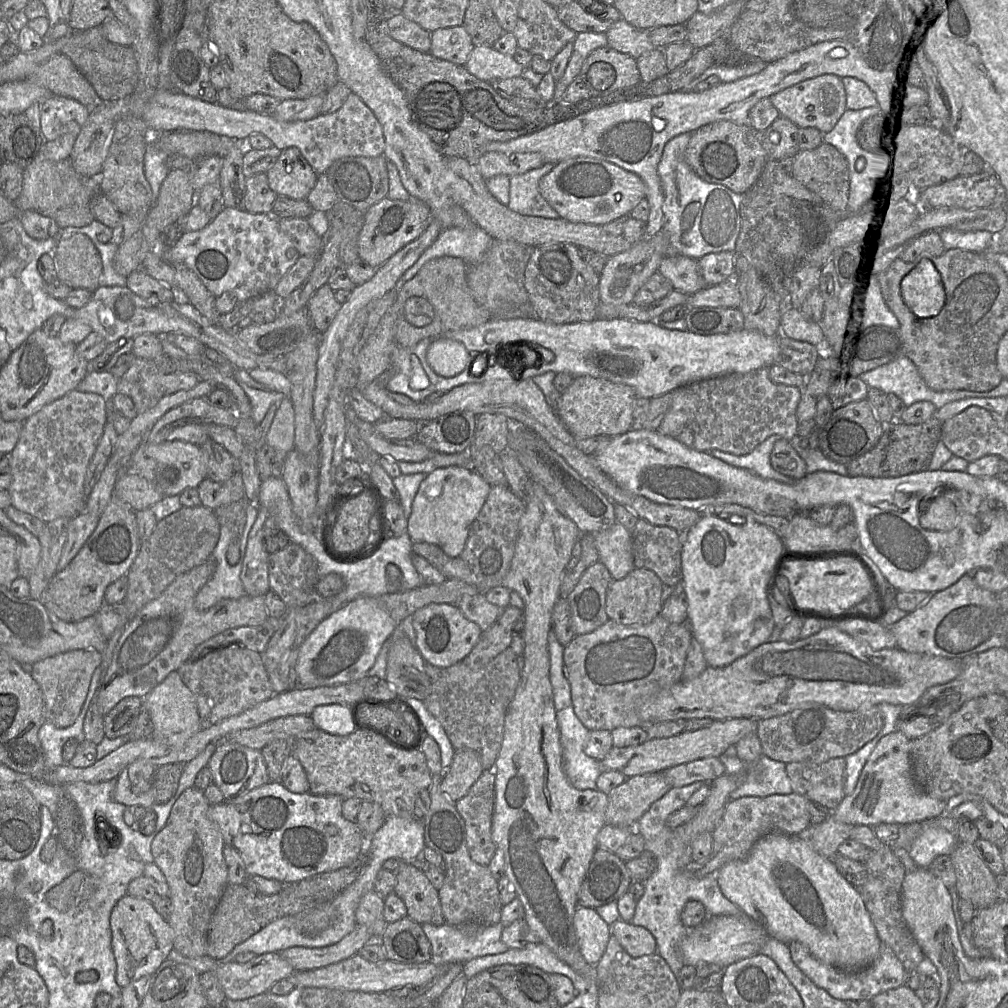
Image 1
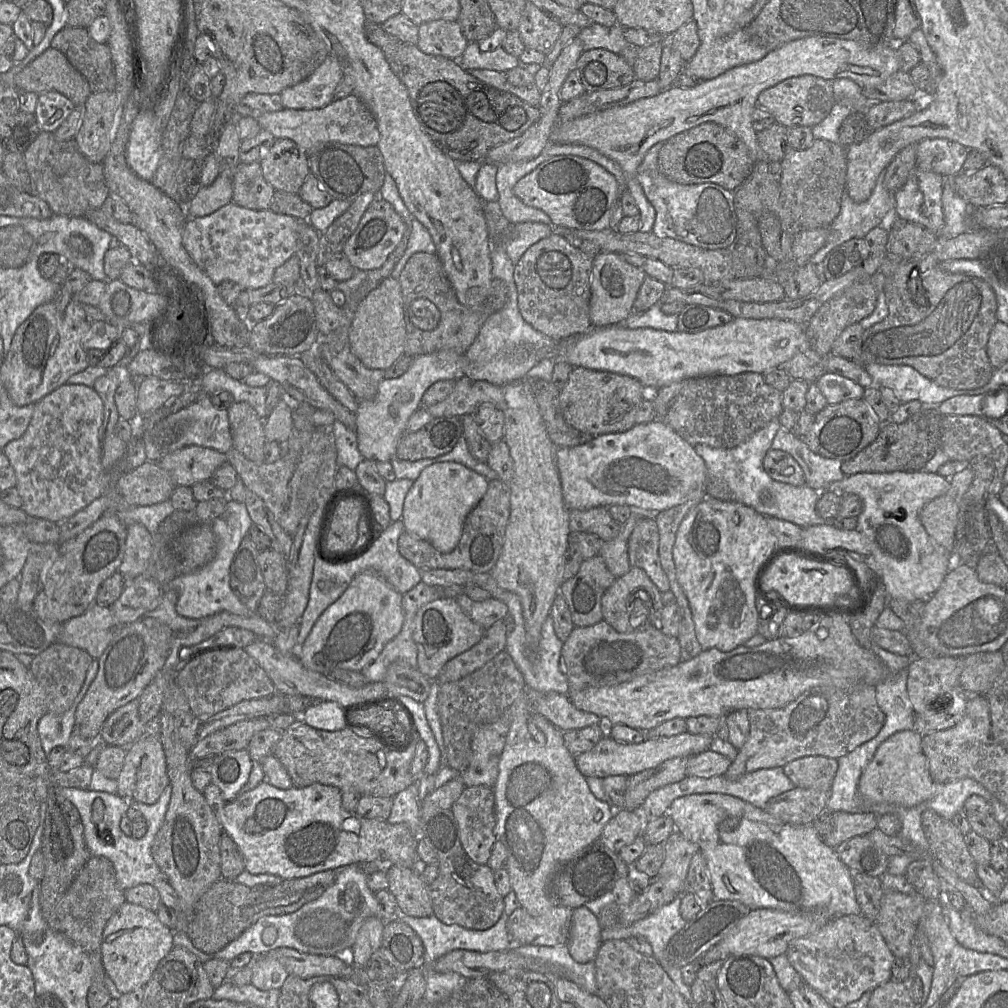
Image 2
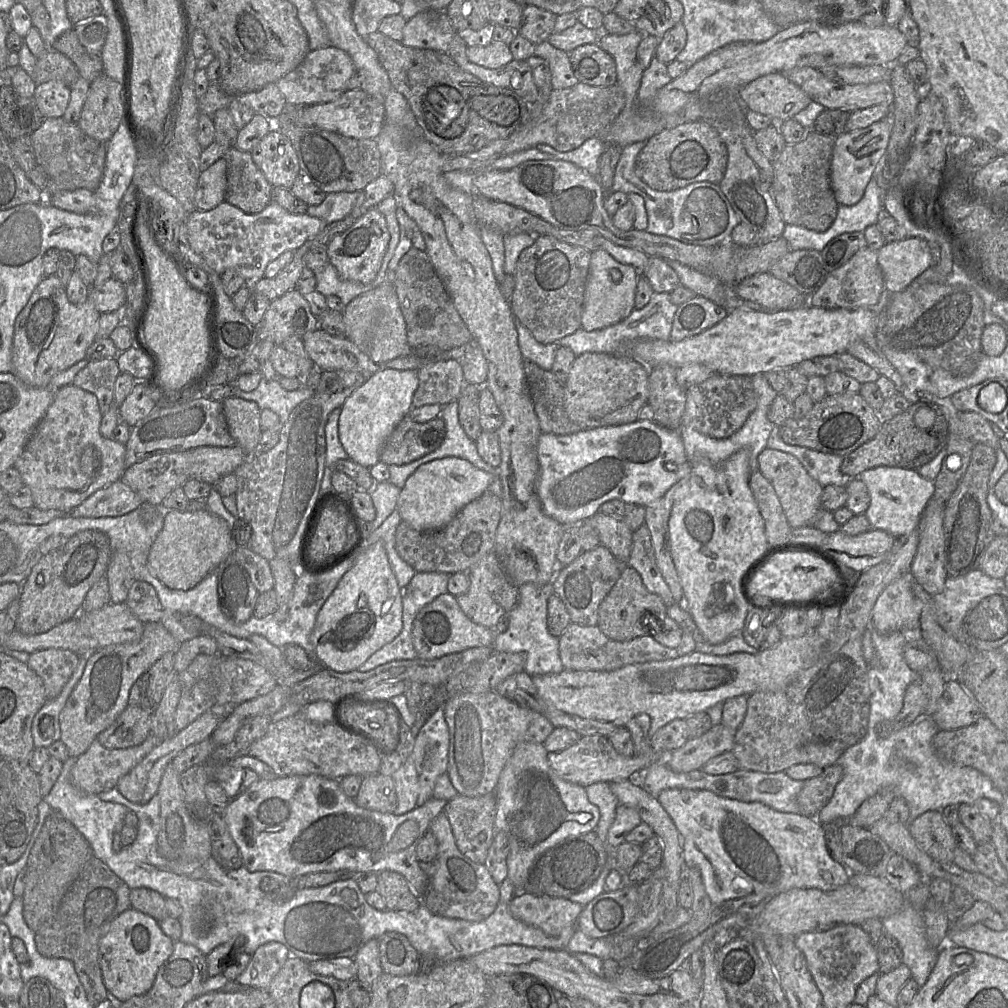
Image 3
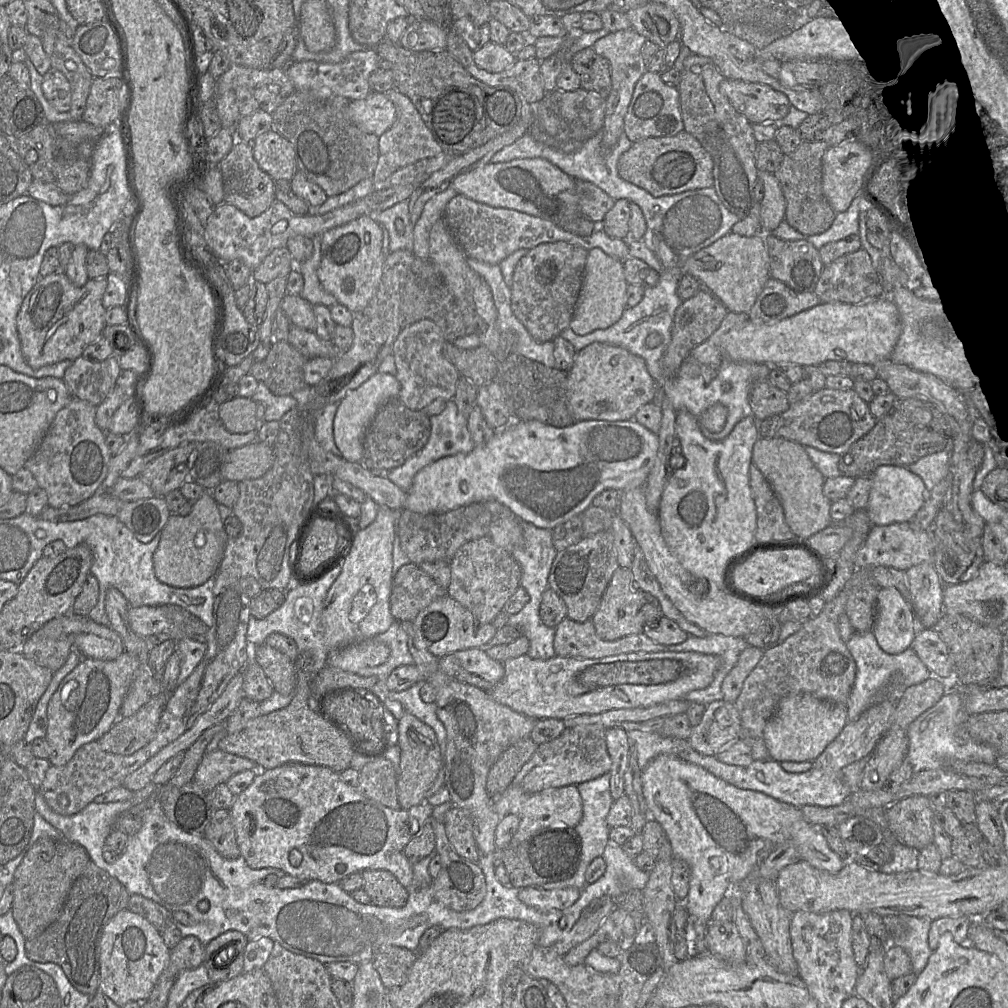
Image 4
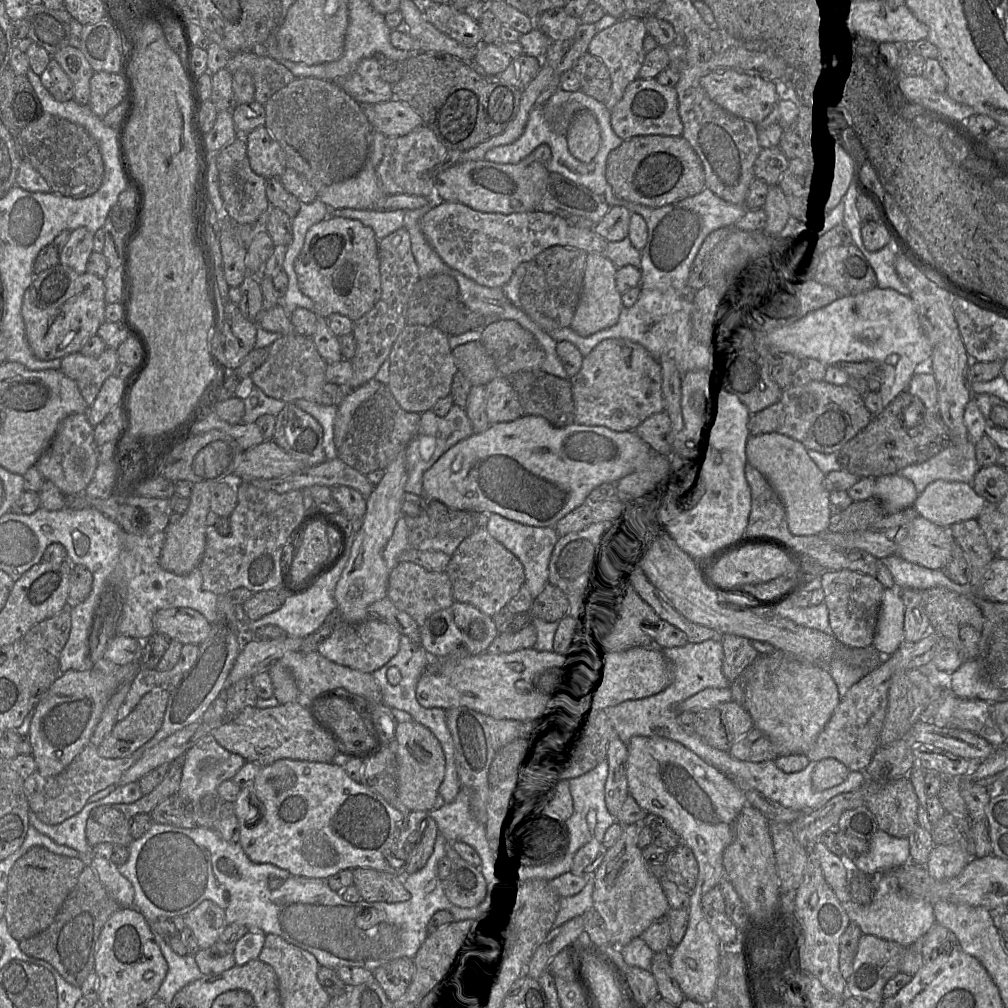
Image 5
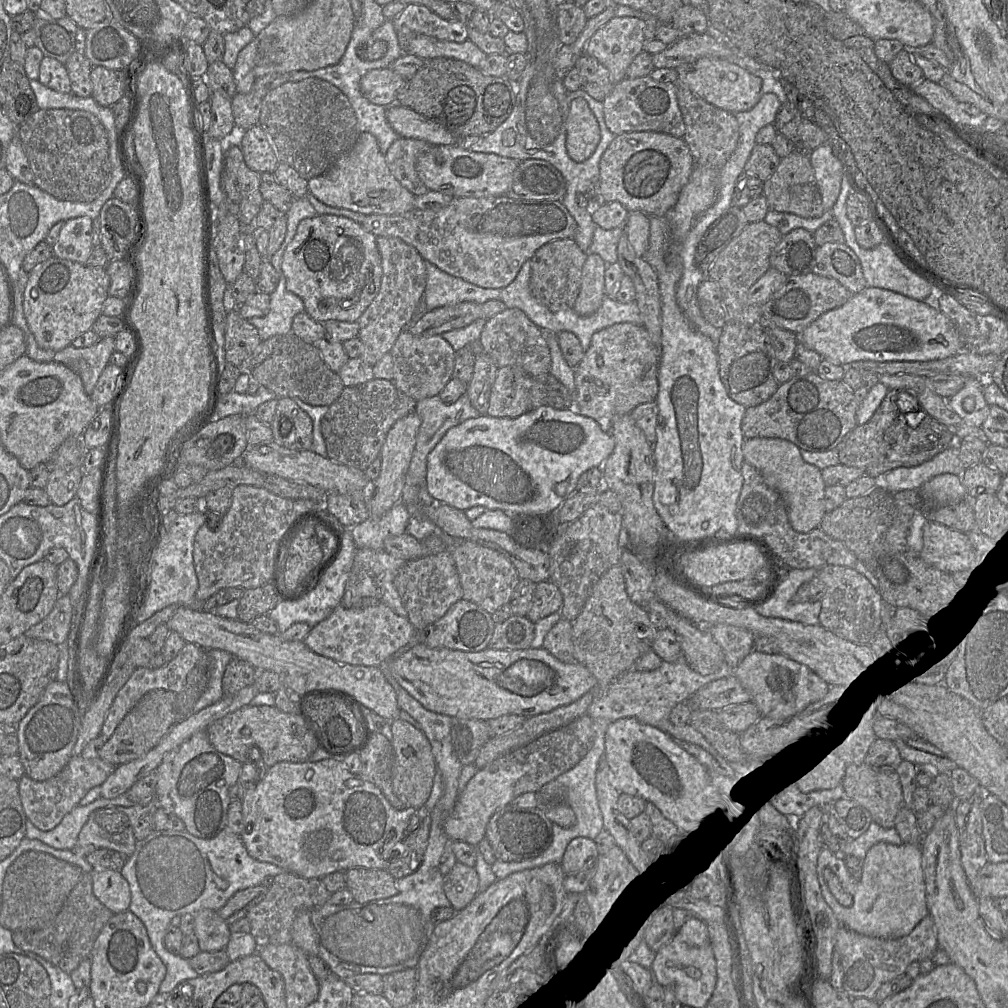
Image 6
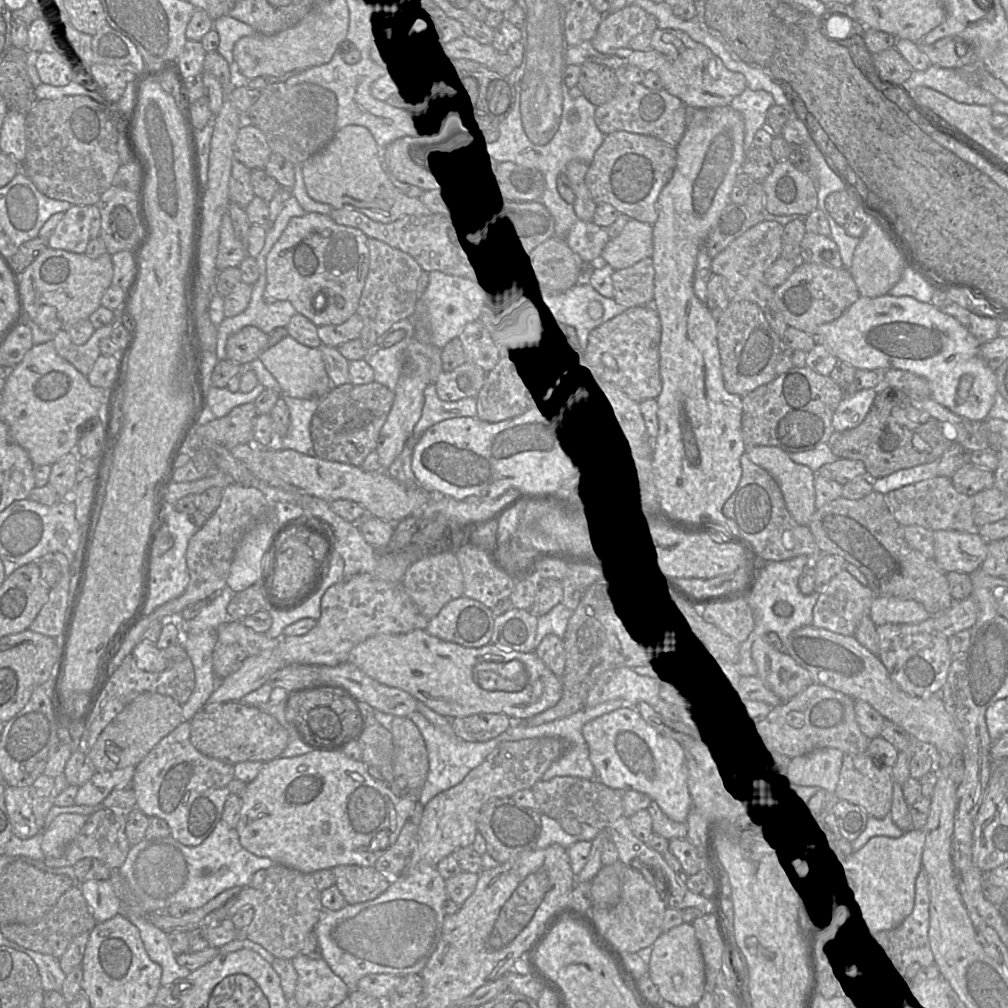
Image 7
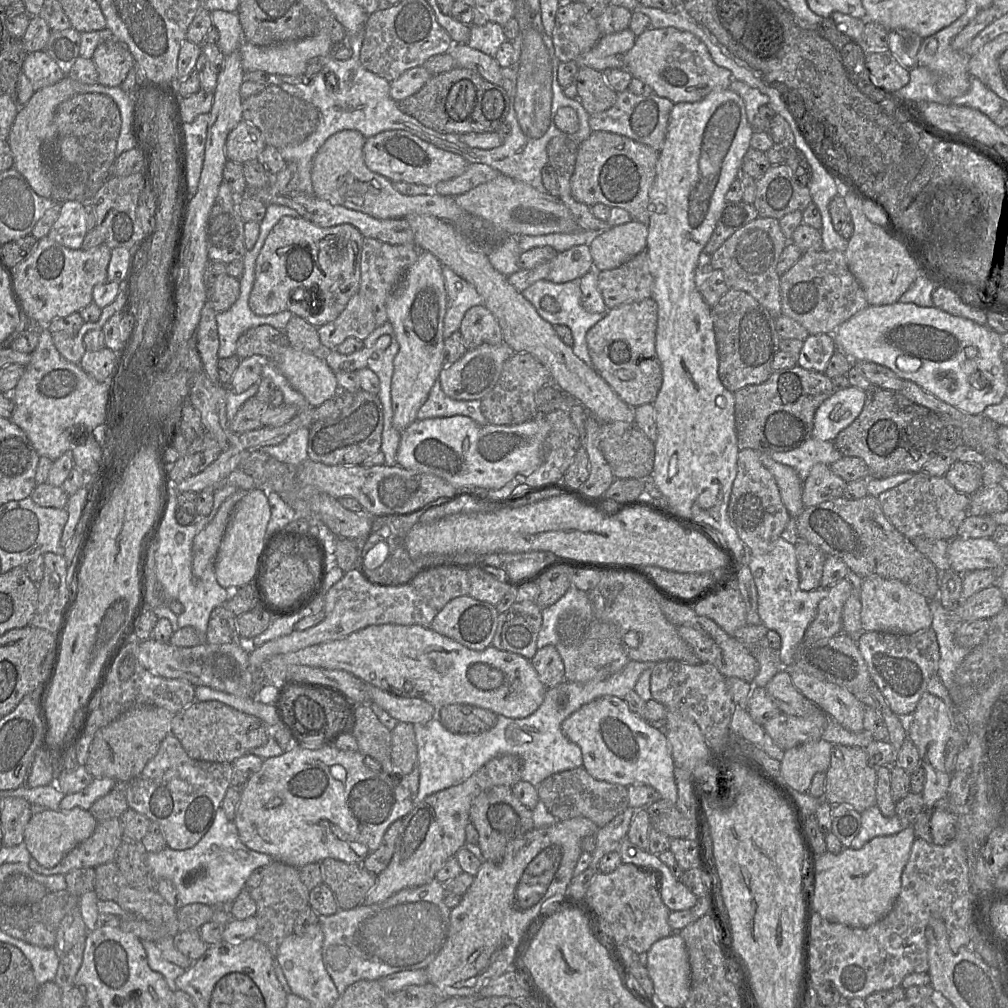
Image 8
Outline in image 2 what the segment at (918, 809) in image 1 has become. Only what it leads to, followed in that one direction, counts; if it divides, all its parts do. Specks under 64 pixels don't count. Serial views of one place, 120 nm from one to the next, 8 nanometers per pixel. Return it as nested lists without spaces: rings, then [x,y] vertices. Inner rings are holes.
[[[914,730],[900,731],[885,740],[859,779],[861,797],[870,803],[895,804],[907,808],[930,799],[936,791],[936,783],[929,774],[921,740],[922,736]]]

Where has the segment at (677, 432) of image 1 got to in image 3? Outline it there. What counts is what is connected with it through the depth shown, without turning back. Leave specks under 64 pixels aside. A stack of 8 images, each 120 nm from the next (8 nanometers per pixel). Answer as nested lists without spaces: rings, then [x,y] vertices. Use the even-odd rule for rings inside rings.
[[[715,373],[706,381],[690,387],[686,391],[681,426],[711,438],[729,438],[745,424],[757,405],[758,397],[749,376]]]

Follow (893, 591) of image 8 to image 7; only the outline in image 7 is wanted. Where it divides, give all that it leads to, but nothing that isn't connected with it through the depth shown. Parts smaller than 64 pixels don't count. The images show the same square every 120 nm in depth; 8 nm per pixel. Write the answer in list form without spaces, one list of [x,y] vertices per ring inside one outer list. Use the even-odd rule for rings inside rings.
[[[884,596],[873,598],[867,615],[876,626],[887,623],[916,624],[931,617],[917,601]]]

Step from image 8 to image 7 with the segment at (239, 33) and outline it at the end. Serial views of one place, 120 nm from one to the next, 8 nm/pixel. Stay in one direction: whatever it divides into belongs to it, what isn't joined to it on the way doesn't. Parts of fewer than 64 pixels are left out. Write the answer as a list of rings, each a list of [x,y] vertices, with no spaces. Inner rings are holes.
[[[224,15],[214,20],[213,28],[217,31],[220,38],[217,51],[234,67],[233,49],[235,43],[242,37],[250,36],[256,31],[251,25],[229,15]]]

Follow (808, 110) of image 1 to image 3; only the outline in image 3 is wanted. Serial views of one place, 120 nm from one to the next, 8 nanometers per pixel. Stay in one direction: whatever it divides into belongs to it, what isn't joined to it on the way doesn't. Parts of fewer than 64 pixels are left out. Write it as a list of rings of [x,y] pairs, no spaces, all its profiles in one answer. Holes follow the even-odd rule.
[[[783,73],[761,76],[740,88],[738,94],[746,110],[763,114],[776,123],[793,119],[794,115],[812,102]]]

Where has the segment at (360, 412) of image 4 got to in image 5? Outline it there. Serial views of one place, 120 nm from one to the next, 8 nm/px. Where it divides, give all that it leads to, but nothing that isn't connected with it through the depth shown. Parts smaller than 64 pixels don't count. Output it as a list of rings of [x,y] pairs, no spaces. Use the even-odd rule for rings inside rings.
[[[371,379],[353,391],[347,391],[337,407],[334,421],[334,443],[339,447],[347,434],[348,425],[354,411],[367,399],[372,397],[382,386],[379,381]]]

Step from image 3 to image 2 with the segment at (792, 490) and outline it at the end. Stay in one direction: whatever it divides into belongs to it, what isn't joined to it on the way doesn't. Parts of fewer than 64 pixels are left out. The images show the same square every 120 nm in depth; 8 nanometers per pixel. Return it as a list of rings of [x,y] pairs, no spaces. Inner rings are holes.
[[[769,449],[763,459],[763,468],[775,481],[793,486],[806,484],[803,469],[798,462],[785,451]]]

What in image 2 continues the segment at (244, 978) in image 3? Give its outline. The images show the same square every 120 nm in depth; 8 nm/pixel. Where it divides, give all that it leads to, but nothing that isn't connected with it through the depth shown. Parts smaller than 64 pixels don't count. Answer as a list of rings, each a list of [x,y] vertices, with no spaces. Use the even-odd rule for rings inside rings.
[[[254,956],[250,984],[260,990],[280,989],[289,975],[285,967],[275,957]]]

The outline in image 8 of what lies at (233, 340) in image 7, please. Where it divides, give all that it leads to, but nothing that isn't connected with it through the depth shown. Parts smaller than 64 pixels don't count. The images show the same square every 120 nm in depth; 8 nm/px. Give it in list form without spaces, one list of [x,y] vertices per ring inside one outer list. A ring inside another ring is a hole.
[[[259,325],[249,329],[237,341],[236,355],[241,358],[259,355],[264,359],[273,359],[289,346],[284,330],[270,325]]]

